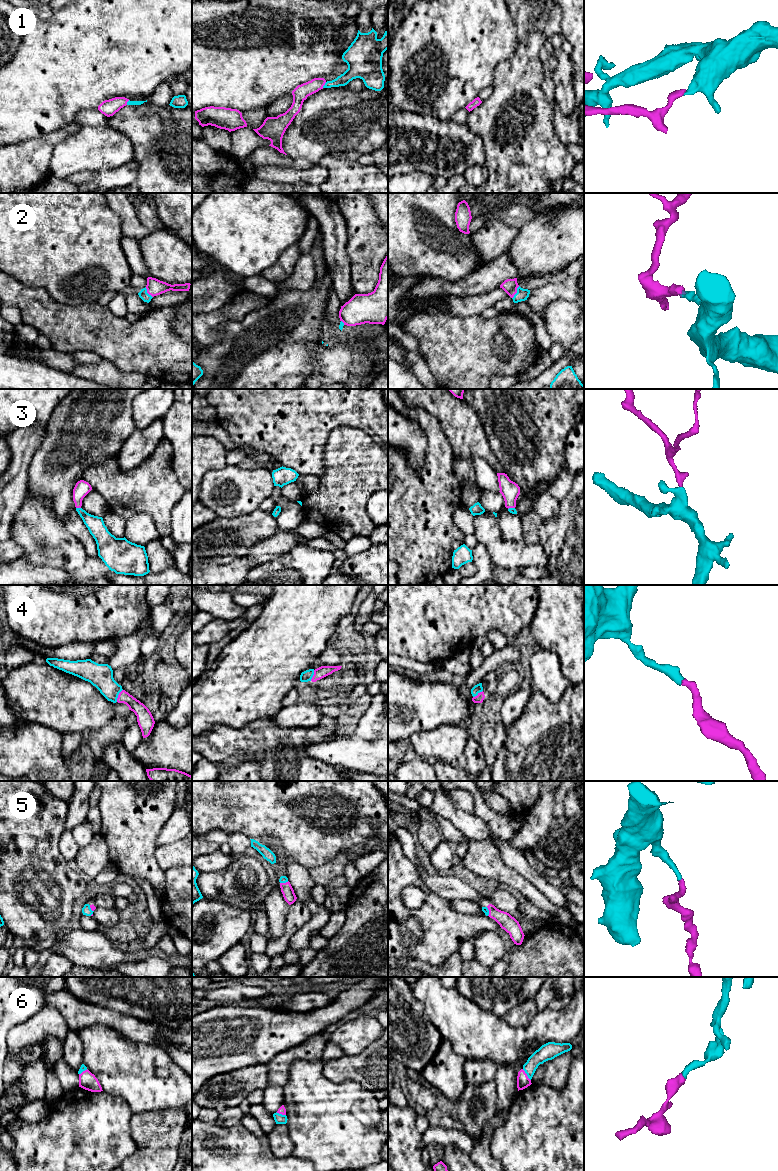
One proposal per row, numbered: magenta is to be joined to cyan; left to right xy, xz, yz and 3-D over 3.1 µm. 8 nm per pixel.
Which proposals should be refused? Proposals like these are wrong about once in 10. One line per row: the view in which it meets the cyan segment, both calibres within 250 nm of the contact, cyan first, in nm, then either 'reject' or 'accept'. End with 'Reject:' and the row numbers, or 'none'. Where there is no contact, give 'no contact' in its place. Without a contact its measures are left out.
1: xz | 100/120 nm | accept
2: yz | 100/120 nm | accept
3: xy | 140/120 nm | accept
4: xy | 190/110 nm | accept
5: yz | 50/120 nm | accept
6: yz | 130/100 nm | accept
Reject: none

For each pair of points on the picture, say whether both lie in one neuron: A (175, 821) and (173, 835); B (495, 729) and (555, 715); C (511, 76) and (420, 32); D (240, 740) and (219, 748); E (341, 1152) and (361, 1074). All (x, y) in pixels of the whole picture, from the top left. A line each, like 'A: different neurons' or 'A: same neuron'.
A: same neuron
B: different neurons
C: different neurons
D: same neuron
E: different neurons

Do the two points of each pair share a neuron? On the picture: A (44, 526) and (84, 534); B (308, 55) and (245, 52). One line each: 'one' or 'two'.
A: two
B: one

